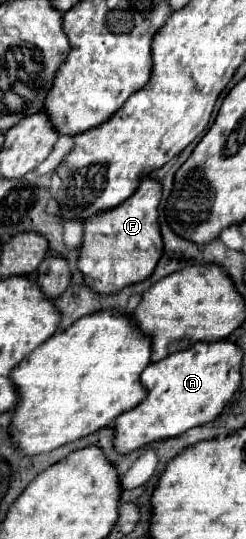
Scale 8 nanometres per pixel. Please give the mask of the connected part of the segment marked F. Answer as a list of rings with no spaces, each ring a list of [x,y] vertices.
[[[145,178],[129,202],[85,222],[77,270],[83,274],[83,282],[89,290],[97,294],[115,294],[125,286],[137,284],[151,276],[163,250],[157,222],[159,200],[161,184],[157,180]]]

